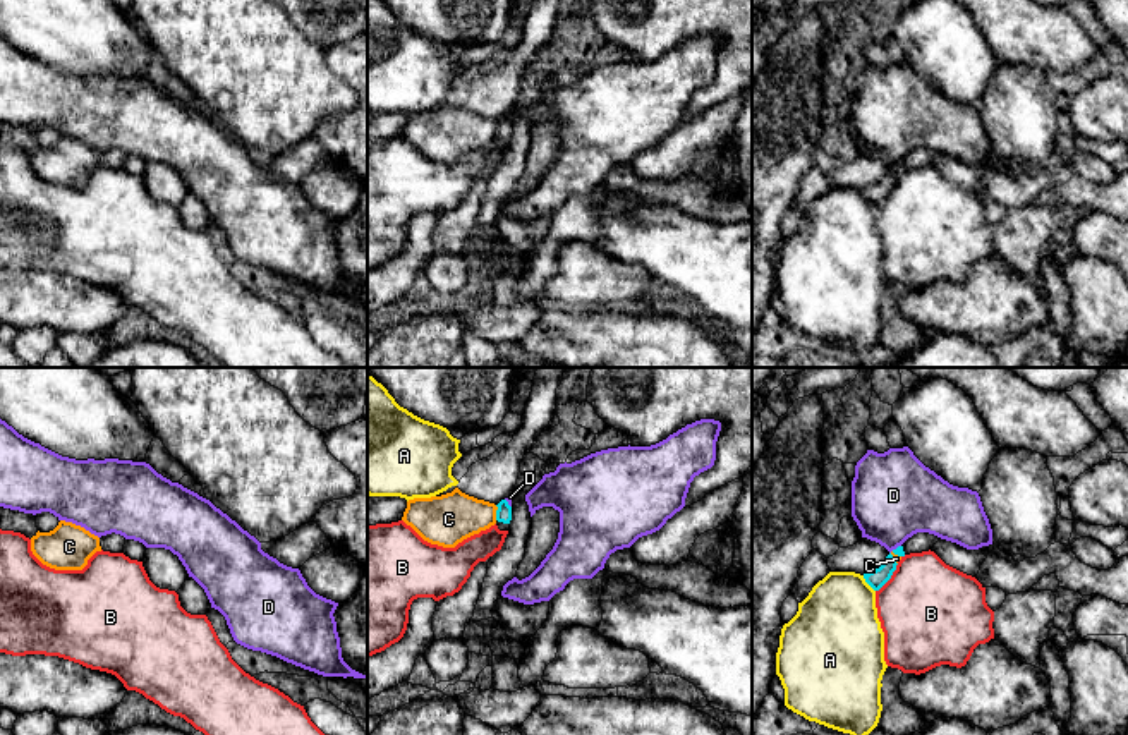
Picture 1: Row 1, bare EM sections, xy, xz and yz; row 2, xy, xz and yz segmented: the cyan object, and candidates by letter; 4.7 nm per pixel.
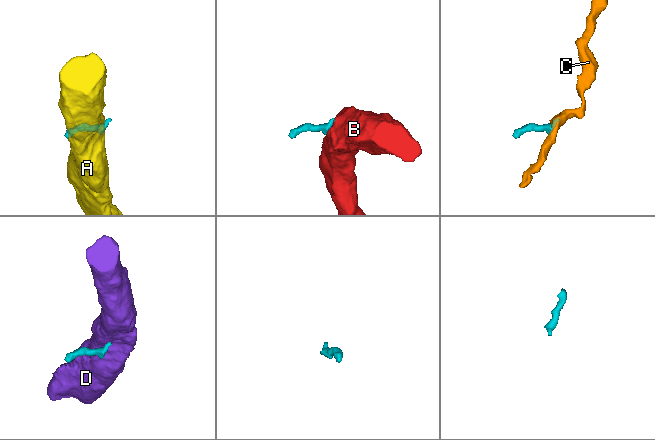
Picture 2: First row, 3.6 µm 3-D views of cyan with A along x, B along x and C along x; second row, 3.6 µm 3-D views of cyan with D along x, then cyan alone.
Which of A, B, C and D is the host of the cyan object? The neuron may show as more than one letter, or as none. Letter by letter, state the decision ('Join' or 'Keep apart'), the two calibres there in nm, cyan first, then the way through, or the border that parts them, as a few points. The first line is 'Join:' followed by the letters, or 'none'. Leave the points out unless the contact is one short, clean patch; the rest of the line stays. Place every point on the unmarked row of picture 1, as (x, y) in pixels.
Join: none
A: Keep apart. Thickness 90 nm (cyan) against 400 nm. Boundary: yz (862, 191), (874, 206)
B: Keep apart. Thickness 90 nm (cyan) against 480 nm. Boundary: yz (898, 179), (876, 206)
C: Keep apart. Thickness 80 nm (cyan) against 240 nm. Boundary: xz (495, 121), (497, 134)
D: Keep apart. Thickness 40 nm (cyan) against 400 nm. Boundary: yz (900, 160), (890, 169)

